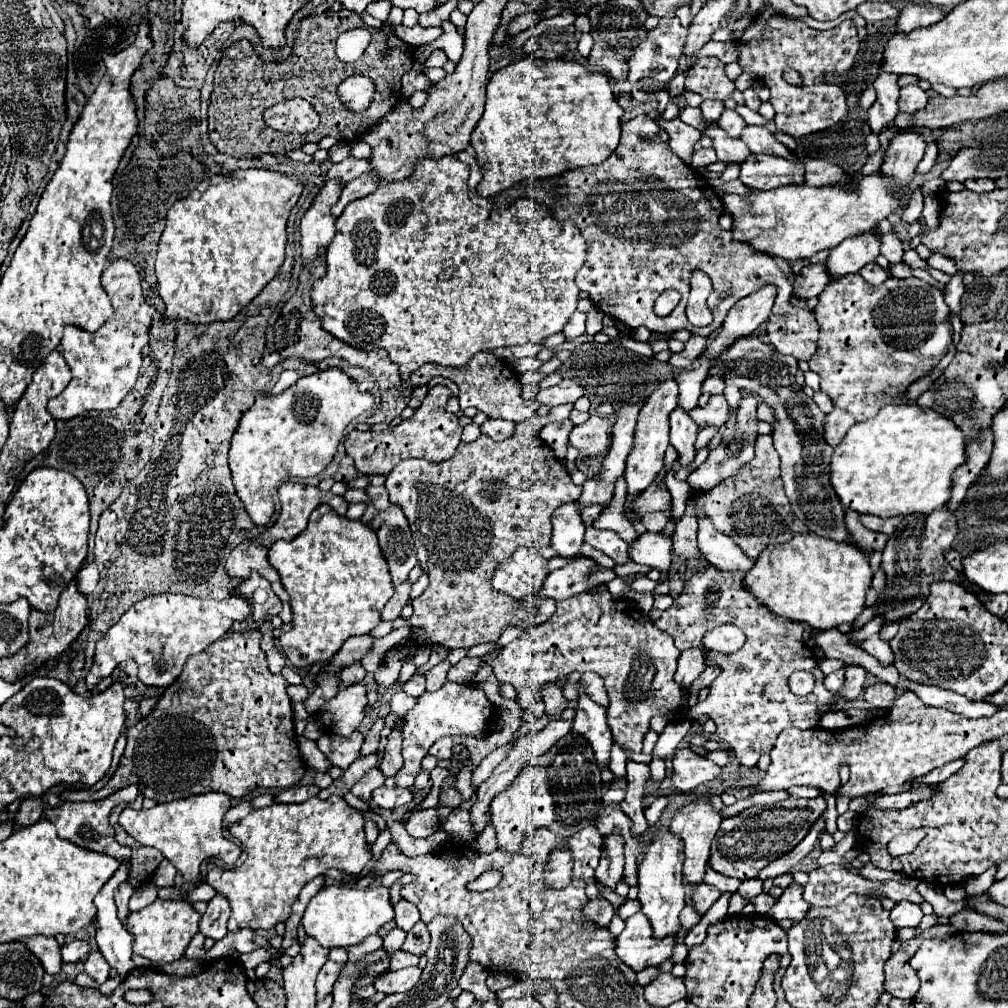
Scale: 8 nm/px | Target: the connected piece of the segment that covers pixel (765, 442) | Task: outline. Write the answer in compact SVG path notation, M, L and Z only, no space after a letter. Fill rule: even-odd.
M760 435L756 441L756 457L744 465L734 477L726 479L712 491L700 493L700 507L708 511L708 517L718 531L732 537L738 547L750 557L758 559L764 547L786 543L796 533L808 533L808 527L800 523L790 509L780 481L780 459L772 445L770 435Z

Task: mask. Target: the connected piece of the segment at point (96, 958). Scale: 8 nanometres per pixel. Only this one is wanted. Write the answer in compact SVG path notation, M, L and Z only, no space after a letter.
M94 951L88 955L88 959L84 961L84 971L94 977L98 983L104 983L108 979L108 973L110 973L110 965L108 961L102 957L102 953Z

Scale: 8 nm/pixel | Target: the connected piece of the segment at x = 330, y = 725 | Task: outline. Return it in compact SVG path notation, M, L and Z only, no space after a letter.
M362 683L340 689L338 695L320 709L320 719L324 727L330 733L338 733L342 737L354 733L364 719L364 707L368 705L366 693L368 689Z

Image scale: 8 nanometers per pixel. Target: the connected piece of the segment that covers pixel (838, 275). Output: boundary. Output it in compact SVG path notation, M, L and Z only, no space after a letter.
M872 231L856 239L846 239L830 251L826 259L826 271L832 281L842 279L844 275L858 273L866 263L874 261L880 255L880 241L870 233Z

